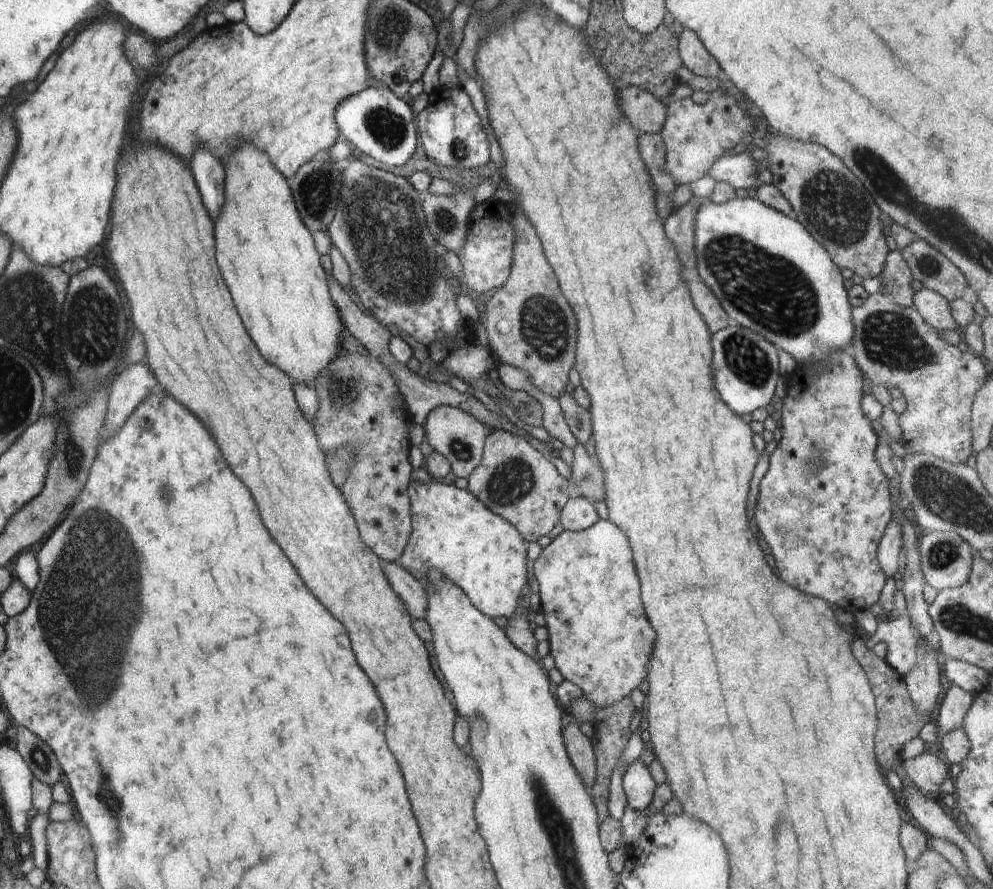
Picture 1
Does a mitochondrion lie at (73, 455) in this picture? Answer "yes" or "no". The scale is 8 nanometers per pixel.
yes

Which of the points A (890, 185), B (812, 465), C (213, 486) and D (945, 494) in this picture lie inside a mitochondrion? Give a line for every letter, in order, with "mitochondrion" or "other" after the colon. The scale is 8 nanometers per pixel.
A: mitochondrion
B: mitochondrion
C: other
D: mitochondrion

